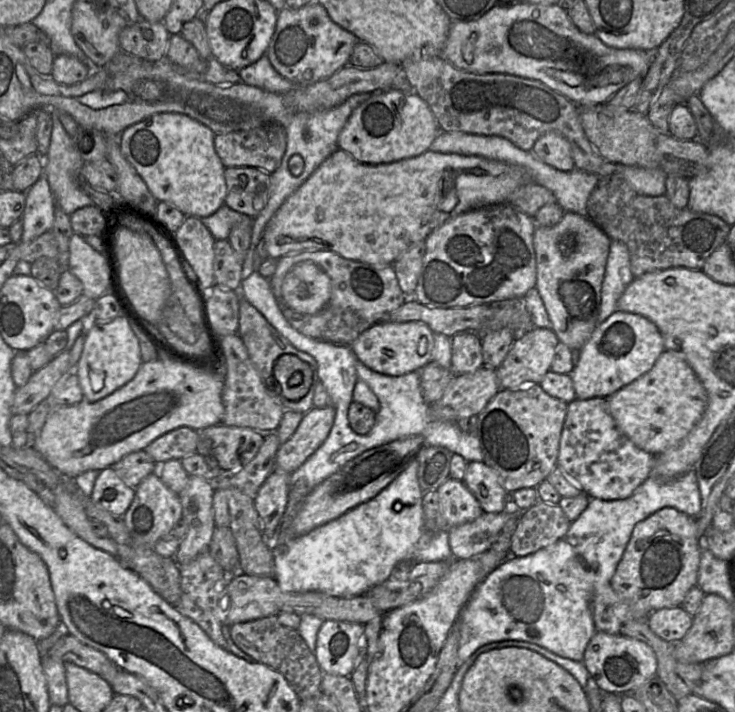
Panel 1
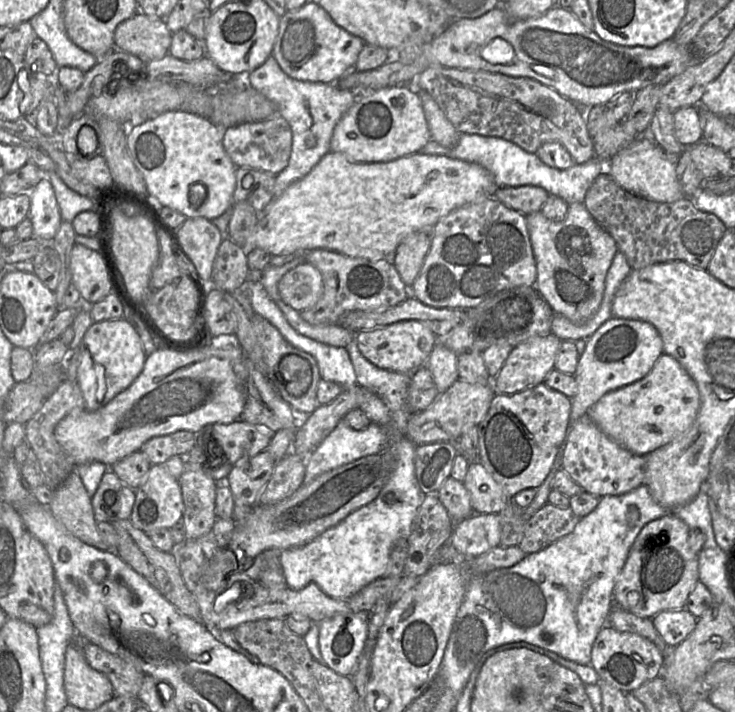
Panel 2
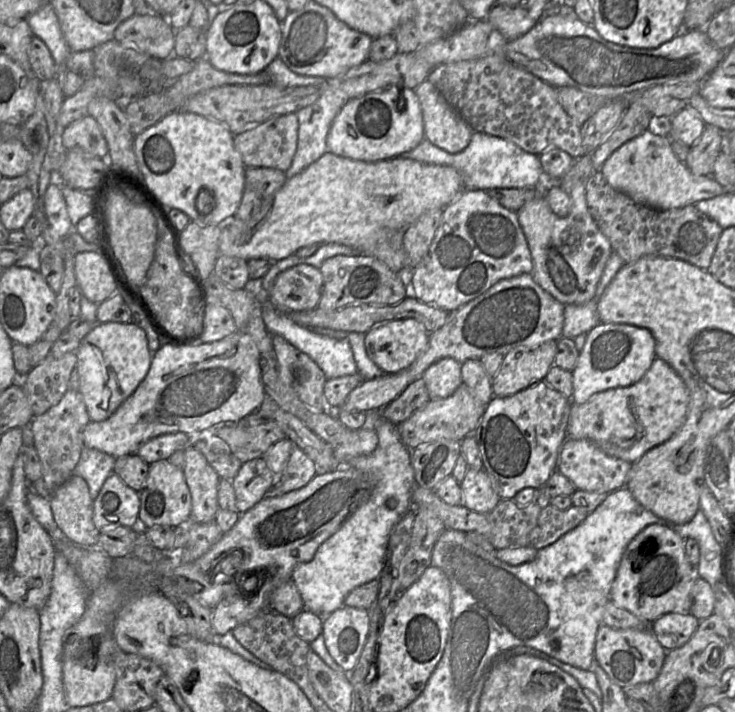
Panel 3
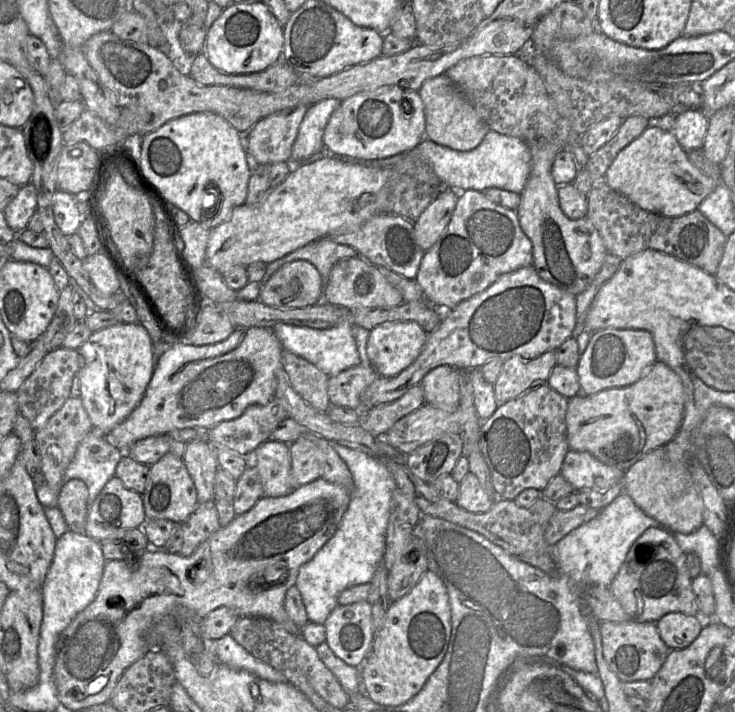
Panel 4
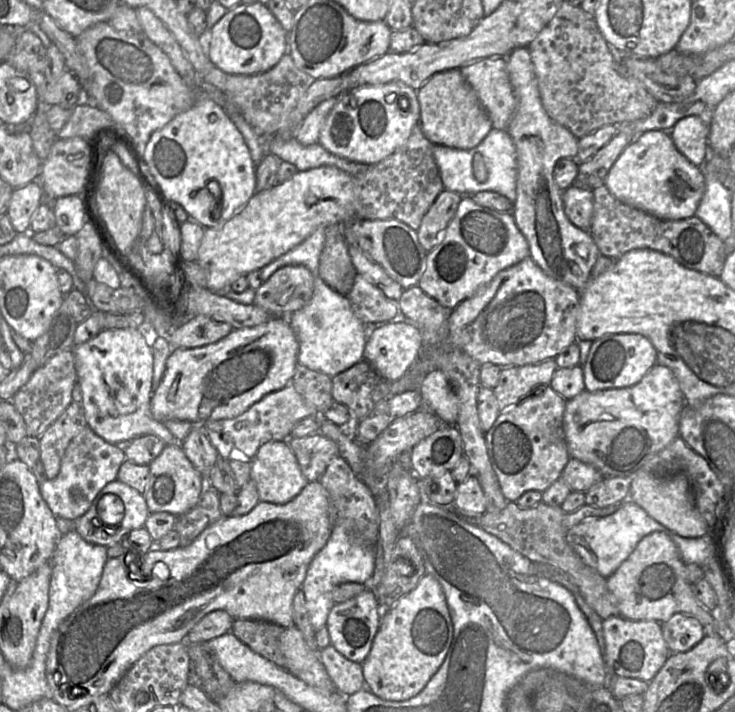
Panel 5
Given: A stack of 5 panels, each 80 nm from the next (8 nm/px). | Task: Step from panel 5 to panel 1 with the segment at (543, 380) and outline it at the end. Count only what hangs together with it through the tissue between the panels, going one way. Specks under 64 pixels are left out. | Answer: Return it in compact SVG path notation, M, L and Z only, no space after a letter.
M537 328L516 338L496 369L500 389L540 384L551 370L559 340L552 329Z

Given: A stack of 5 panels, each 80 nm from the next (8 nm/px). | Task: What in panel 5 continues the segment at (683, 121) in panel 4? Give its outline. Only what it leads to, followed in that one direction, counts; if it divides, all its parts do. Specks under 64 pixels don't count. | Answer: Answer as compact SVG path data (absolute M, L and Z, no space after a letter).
M697 115L680 119L668 132L676 148L692 164L703 165L709 156L708 146L709 125Z

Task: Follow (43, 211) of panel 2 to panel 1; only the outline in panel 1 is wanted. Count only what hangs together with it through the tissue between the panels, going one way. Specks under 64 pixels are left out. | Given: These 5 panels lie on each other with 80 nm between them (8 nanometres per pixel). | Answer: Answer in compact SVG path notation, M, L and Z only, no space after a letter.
M42 175L26 191L25 210L21 217L23 220L22 243L36 239L44 232L52 230L55 219L55 199L49 182Z

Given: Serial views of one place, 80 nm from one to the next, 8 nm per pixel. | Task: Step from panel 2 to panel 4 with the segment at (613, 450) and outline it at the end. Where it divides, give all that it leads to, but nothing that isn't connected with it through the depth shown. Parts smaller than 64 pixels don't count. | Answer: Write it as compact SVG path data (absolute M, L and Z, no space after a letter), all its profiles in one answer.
M569 450L560 475L575 491L604 491L623 482L625 472L606 465L589 452Z

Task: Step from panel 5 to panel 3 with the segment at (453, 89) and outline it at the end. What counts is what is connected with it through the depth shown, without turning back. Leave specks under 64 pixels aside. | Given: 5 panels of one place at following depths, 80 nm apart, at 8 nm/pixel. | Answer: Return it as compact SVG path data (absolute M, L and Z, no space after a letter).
M428 80L416 89L424 122L424 136L451 154L462 152L470 143L473 130Z

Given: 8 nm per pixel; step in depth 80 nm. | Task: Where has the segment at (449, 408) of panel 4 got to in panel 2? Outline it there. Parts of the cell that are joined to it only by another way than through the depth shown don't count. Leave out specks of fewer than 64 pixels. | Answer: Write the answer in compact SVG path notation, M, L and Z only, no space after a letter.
M439 340L436 342L426 366L430 370L439 394L445 392L459 379L457 354Z

